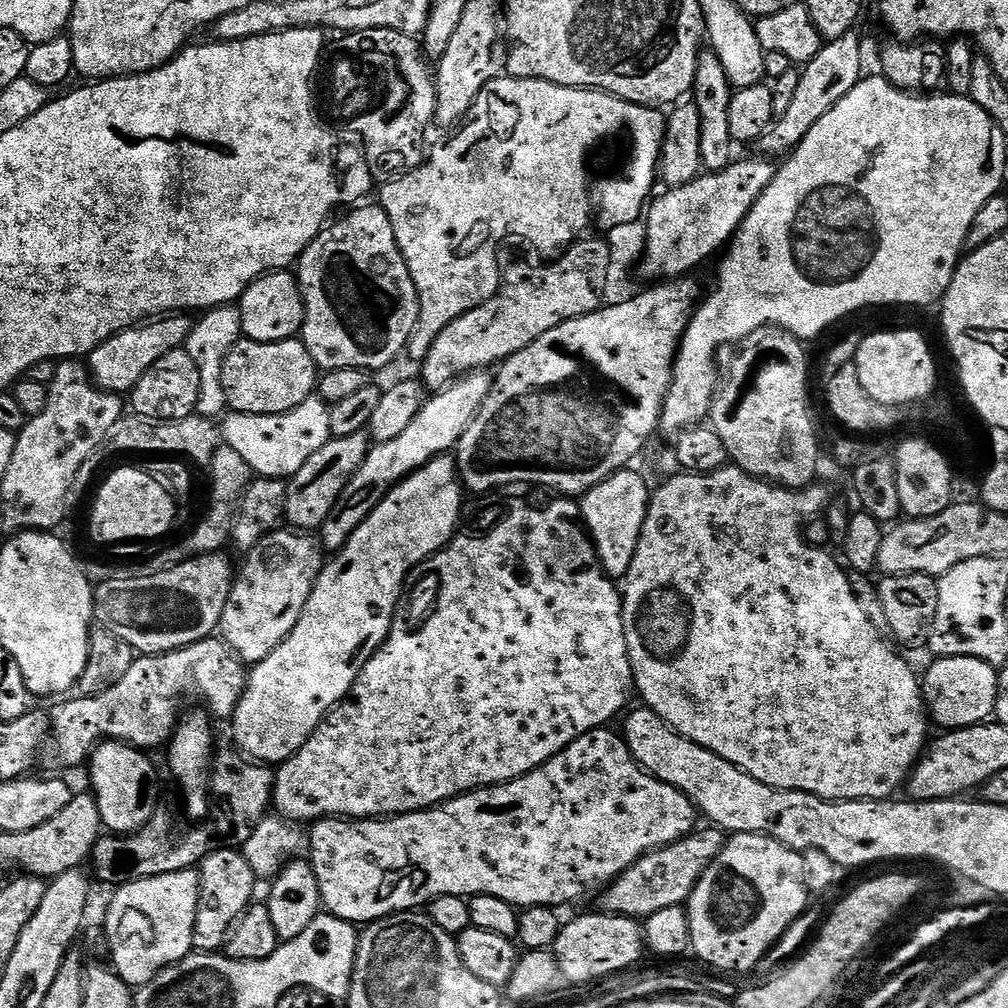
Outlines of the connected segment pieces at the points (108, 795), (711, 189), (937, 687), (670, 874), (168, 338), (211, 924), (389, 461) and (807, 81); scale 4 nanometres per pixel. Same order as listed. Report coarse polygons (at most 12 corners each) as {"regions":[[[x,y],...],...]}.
{"regions":[[[107,739],[87,761],[100,823],[131,836],[158,811],[147,751]],[[737,159],[648,210],[638,272],[687,277],[740,229],[776,177]],[[974,657],[933,659],[922,691],[941,729],[996,711],[1000,678]],[[715,826],[647,852],[599,893],[643,922],[687,905],[722,850]],[[168,314],[112,336],[86,357],[92,383],[129,393],[194,323]],[[243,851],[198,866],[193,949],[223,949],[253,903],[258,878]],[[491,371],[421,403],[410,426],[369,447],[318,529],[329,553],[400,481],[451,453],[486,402]],[[855,31],[803,65],[798,94],[760,137],[783,157],[865,75]]]}

